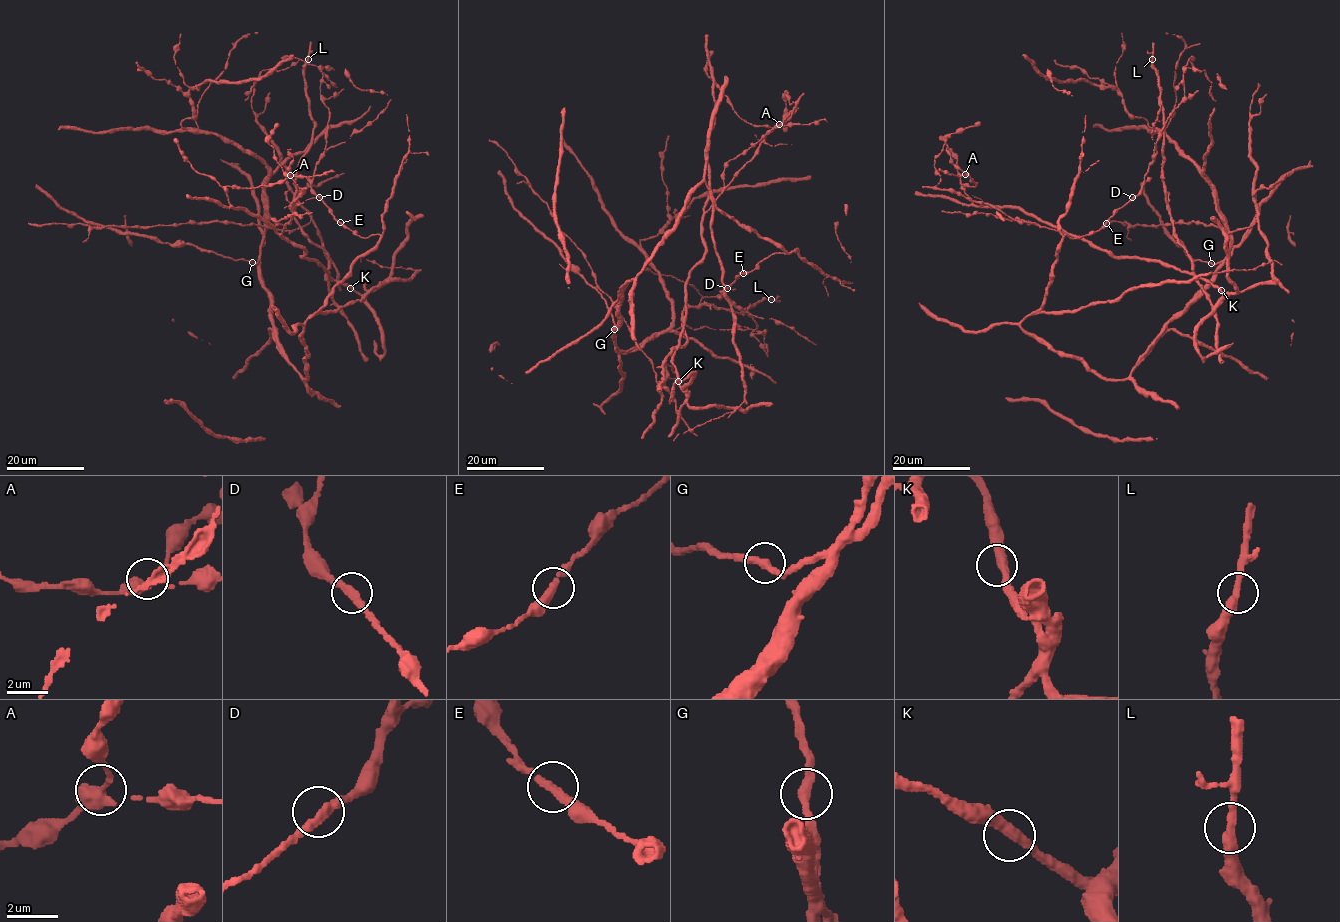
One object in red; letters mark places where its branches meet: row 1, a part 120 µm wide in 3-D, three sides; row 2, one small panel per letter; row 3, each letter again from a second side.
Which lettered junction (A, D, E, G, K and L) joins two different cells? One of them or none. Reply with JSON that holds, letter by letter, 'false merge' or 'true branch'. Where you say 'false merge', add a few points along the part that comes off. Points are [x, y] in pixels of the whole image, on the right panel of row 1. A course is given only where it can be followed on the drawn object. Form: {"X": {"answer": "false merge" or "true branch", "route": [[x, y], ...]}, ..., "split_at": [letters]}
{"A": {"answer": "true branch"}, "D": {"answer": "true branch"}, "E": {"answer": "true branch"}, "G": {"answer": "true branch"}, "K": {"answer": "true branch"}, "L": {"answer": "true branch"}, "split_at": []}

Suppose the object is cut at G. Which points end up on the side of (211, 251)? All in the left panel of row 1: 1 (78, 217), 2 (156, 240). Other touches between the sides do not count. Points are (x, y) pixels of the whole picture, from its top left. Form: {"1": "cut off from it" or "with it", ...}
{"1": "with it", "2": "with it"}

